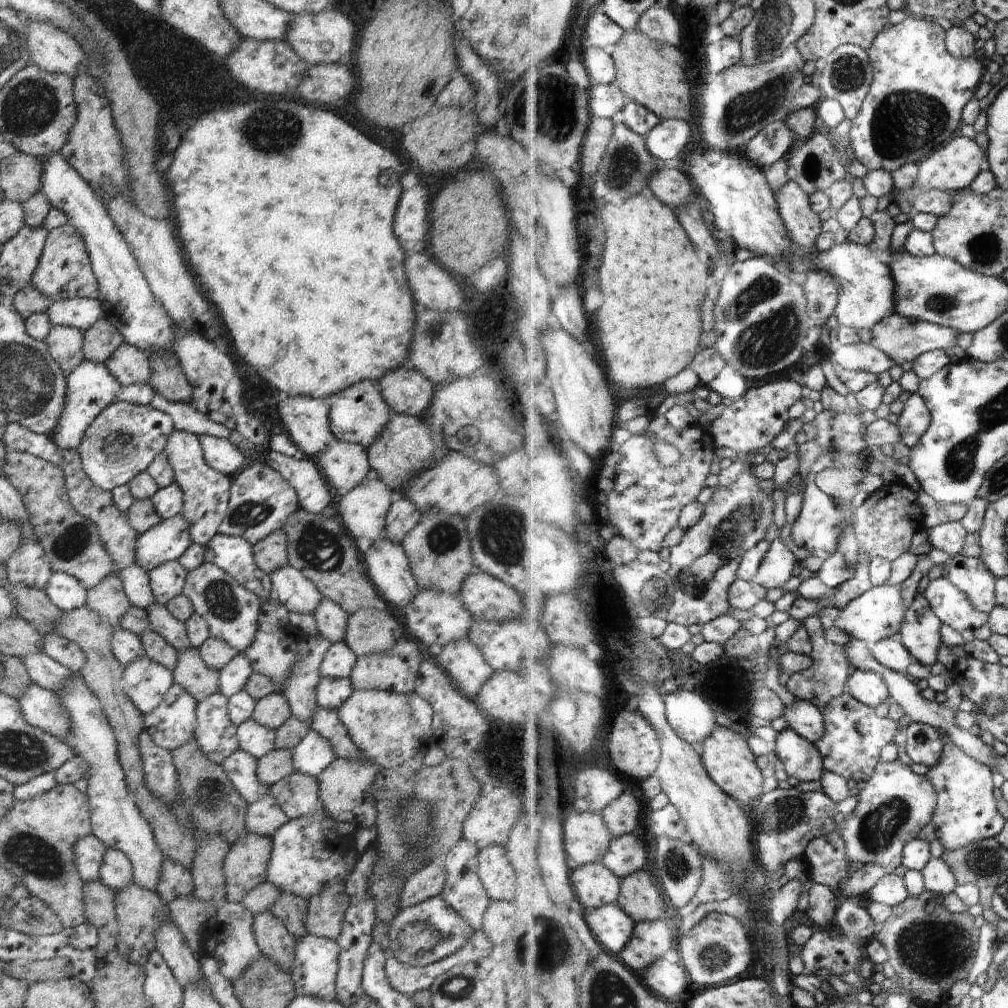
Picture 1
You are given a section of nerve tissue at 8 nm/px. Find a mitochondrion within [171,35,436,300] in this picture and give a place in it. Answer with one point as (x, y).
(271, 129)

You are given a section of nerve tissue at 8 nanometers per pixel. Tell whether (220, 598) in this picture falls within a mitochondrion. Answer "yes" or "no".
yes

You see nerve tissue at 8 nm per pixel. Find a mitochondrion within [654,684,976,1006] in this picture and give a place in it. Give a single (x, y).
(933, 947)

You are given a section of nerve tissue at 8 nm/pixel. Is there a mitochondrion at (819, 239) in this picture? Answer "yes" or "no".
no

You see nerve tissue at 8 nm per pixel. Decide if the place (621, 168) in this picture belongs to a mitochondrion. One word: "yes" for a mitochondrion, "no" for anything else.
yes

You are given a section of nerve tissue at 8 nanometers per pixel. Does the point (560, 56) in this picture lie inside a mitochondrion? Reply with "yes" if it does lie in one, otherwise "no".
no

